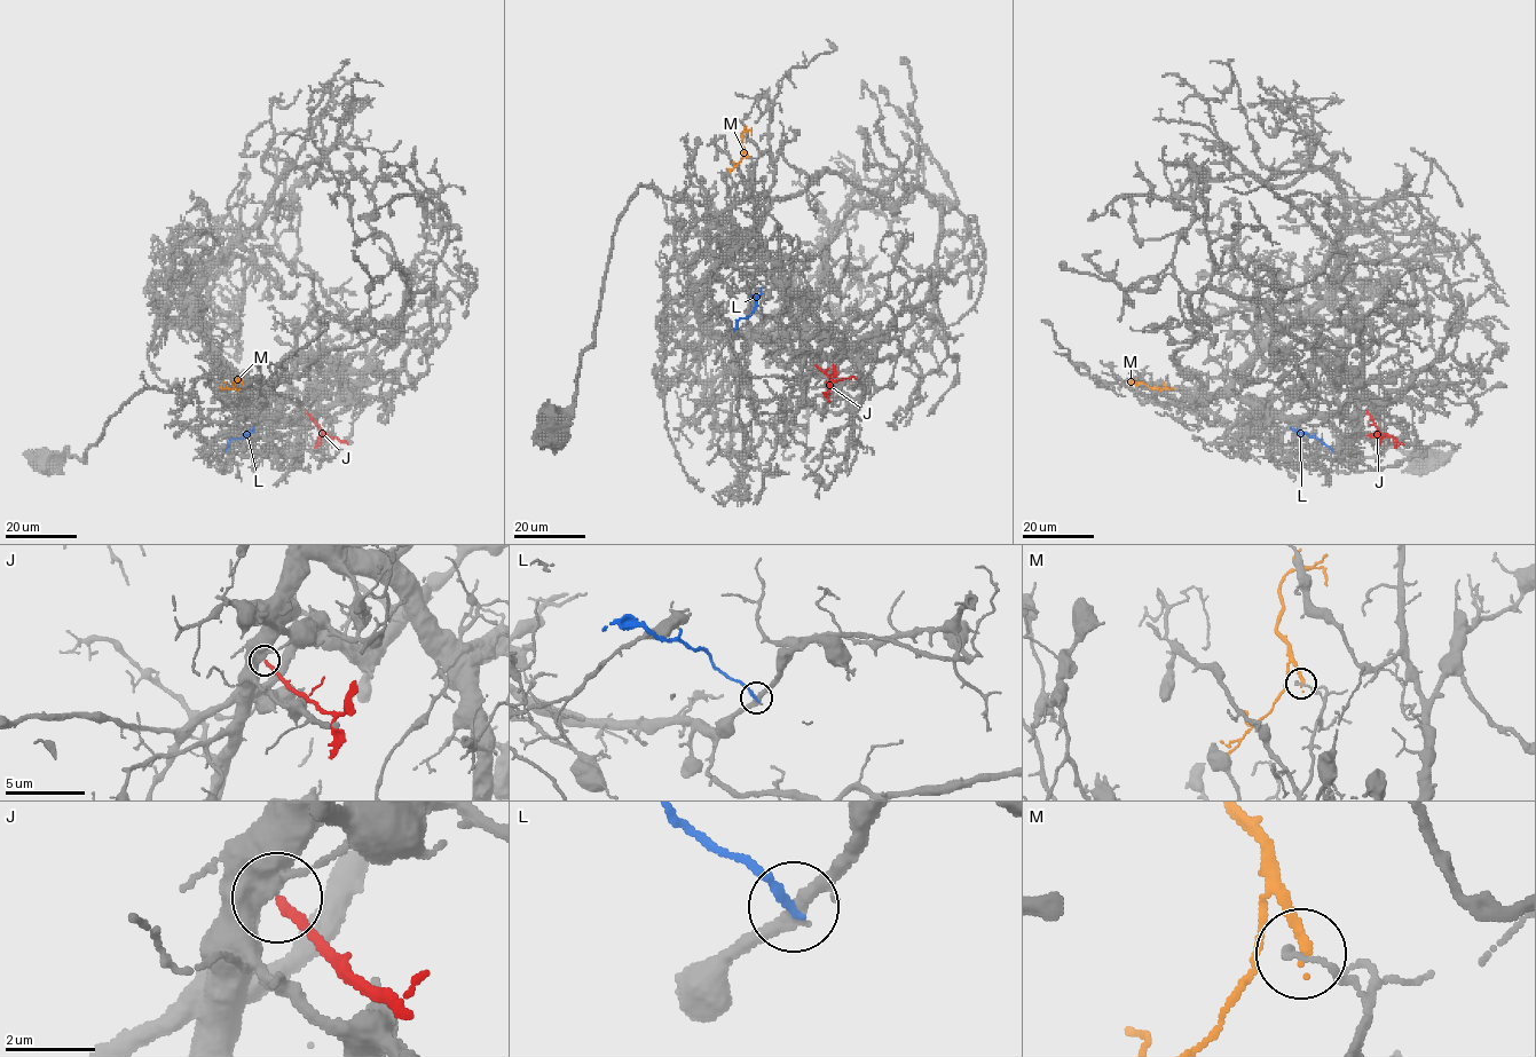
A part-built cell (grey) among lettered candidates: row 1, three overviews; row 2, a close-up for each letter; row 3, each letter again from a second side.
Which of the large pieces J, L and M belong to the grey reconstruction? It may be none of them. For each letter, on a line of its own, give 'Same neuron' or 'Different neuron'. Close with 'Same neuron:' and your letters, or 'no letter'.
J: Different neuron
L: Different neuron
M: Different neuron
Same neuron: no letter

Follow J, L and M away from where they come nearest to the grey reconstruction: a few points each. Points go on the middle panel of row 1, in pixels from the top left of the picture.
J: (814, 363), (834, 381), (856, 378)
L: (734, 330), (738, 320), (751, 312), (763, 288)
M: (747, 156), (741, 144), (742, 133), (750, 131), (751, 134)

